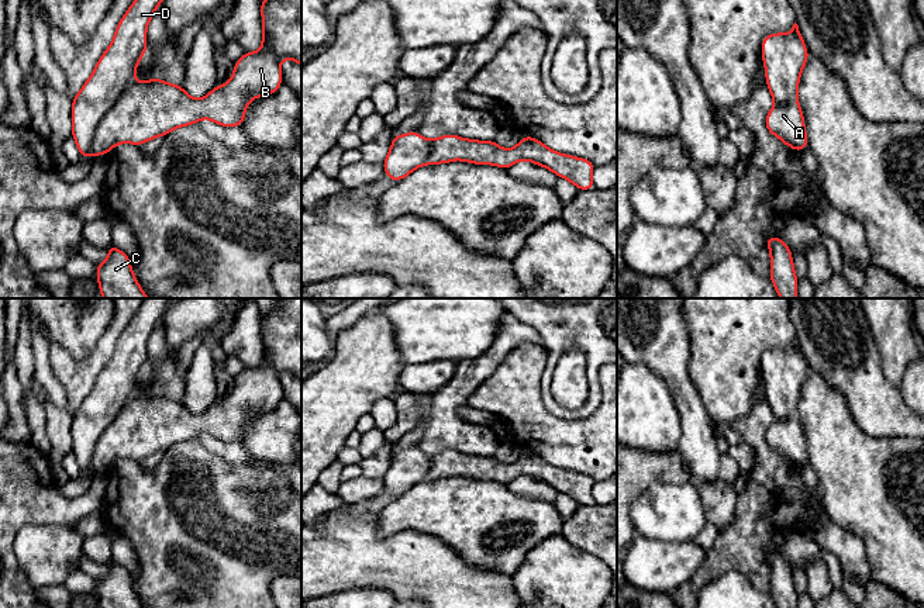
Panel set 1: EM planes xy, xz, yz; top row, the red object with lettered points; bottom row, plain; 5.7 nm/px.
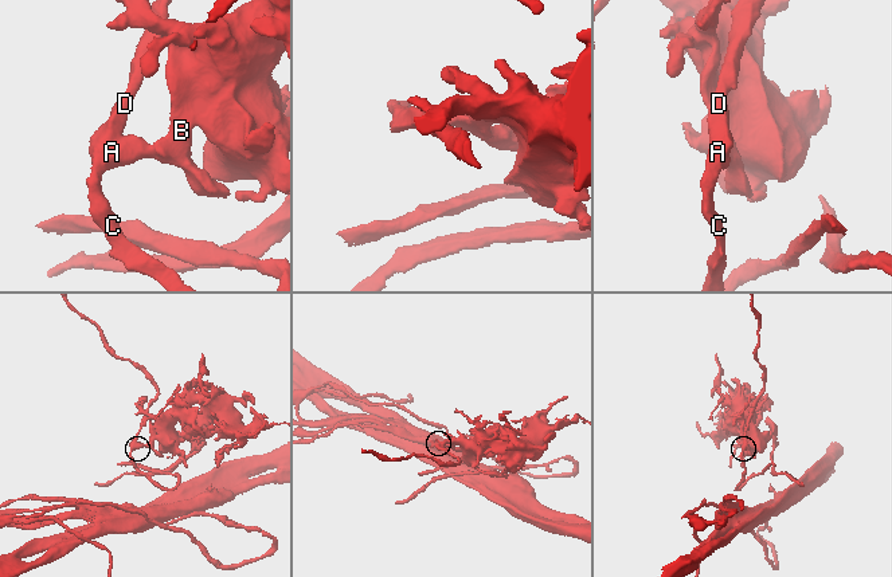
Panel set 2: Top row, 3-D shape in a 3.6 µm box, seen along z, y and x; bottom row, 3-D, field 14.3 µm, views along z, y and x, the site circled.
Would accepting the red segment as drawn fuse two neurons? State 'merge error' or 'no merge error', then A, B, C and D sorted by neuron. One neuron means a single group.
no merge error; groups A B C D

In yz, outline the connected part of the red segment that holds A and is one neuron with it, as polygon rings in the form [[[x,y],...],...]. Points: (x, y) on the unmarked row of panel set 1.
[[[794,338],[789,349],[770,349],[762,356],[762,374],[768,404],[775,421],[768,428],[768,446],[783,459],[801,467],[807,460],[804,432],[797,415],[797,403],[808,366]]]

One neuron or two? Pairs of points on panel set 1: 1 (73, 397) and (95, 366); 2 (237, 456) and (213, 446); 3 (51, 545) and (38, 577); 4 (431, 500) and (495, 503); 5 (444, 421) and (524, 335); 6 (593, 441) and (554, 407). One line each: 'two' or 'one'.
1: one
2: one
3: one
4: one
5: one
6: two

